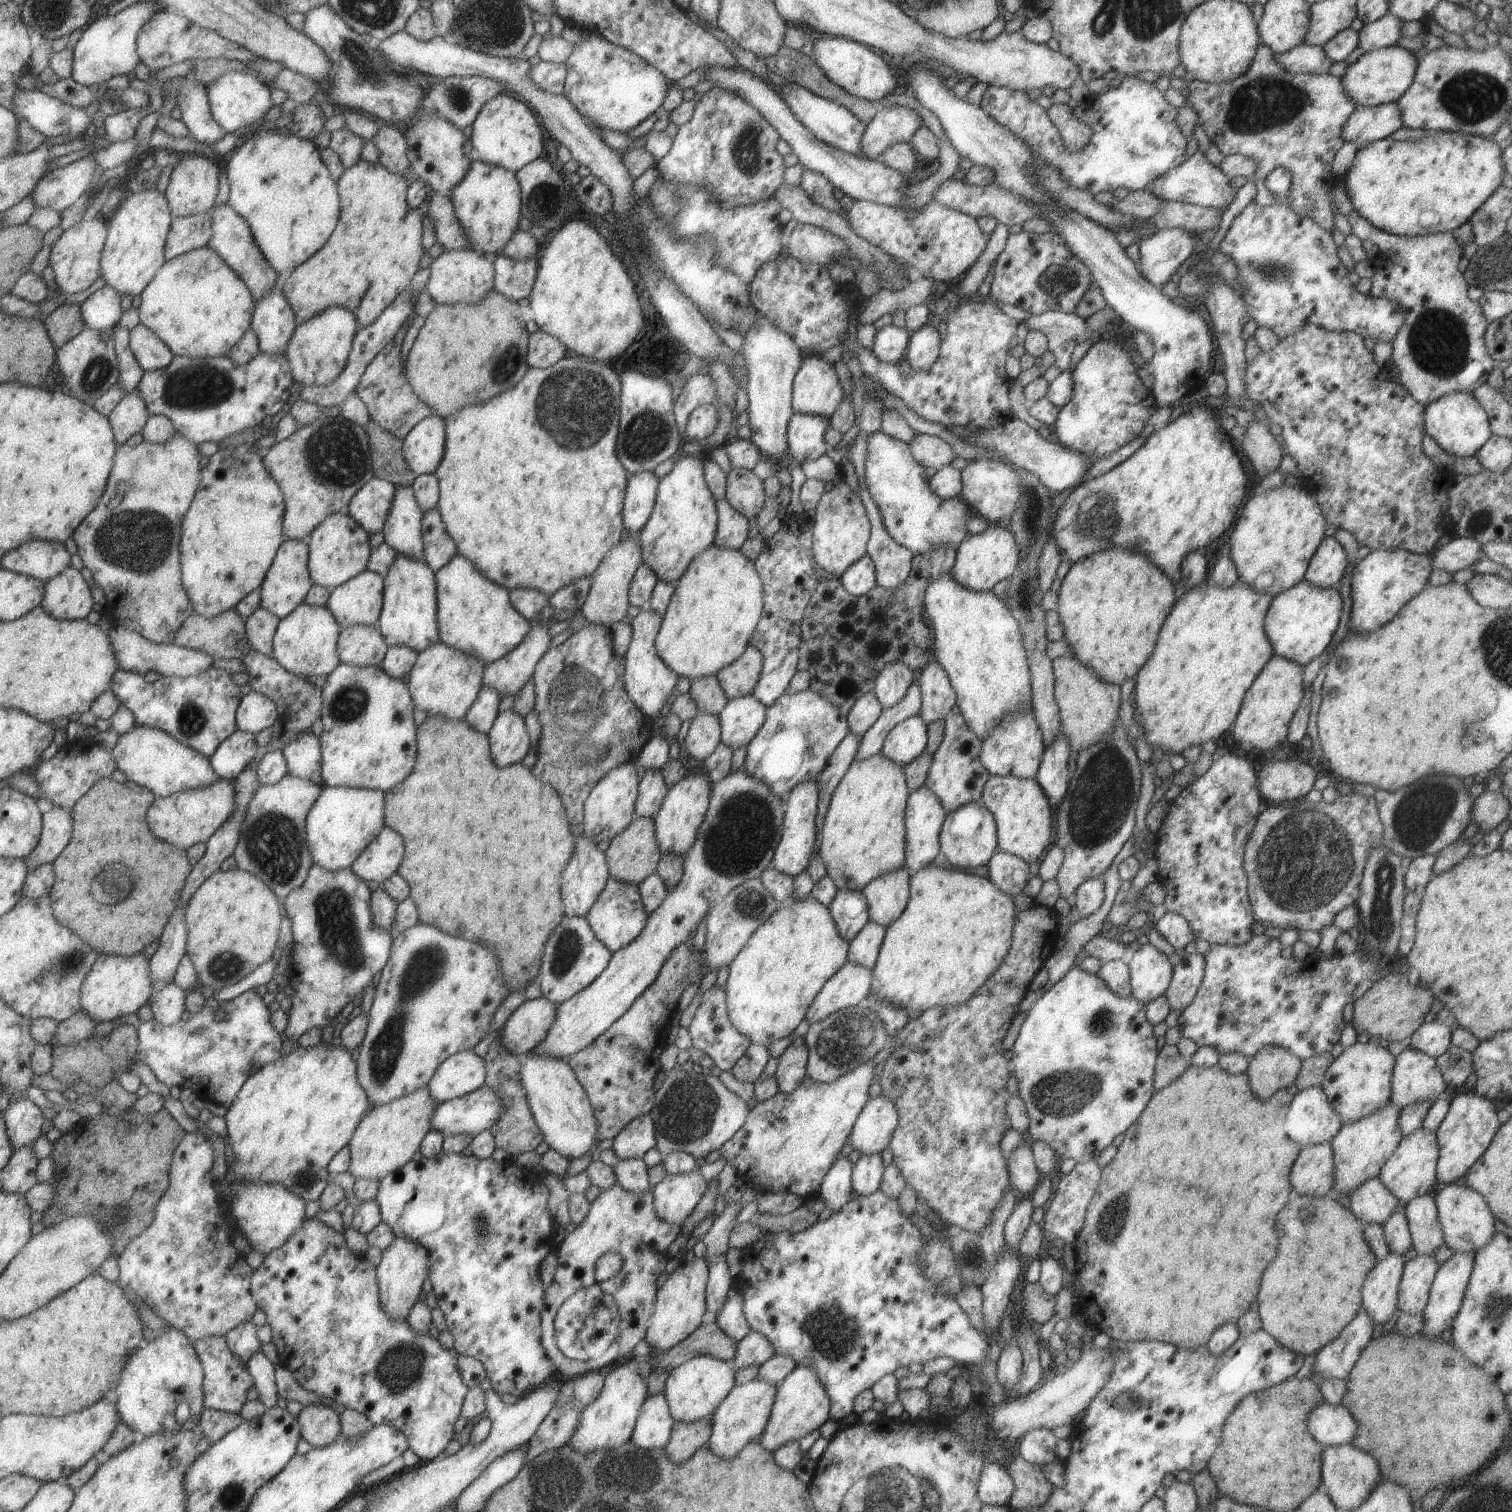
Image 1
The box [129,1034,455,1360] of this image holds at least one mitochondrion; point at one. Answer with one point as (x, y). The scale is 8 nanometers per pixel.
(305, 1177)

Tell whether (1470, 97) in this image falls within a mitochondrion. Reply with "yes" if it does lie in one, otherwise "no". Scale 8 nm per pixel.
yes

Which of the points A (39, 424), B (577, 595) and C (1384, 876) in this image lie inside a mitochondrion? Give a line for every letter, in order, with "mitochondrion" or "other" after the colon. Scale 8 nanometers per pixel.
A: other
B: other
C: mitochondrion

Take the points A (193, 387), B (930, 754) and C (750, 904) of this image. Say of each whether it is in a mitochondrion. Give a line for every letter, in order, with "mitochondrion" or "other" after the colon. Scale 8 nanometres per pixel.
A: mitochondrion
B: other
C: mitochondrion

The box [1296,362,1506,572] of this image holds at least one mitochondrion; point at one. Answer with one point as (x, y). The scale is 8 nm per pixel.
(1479, 520)

